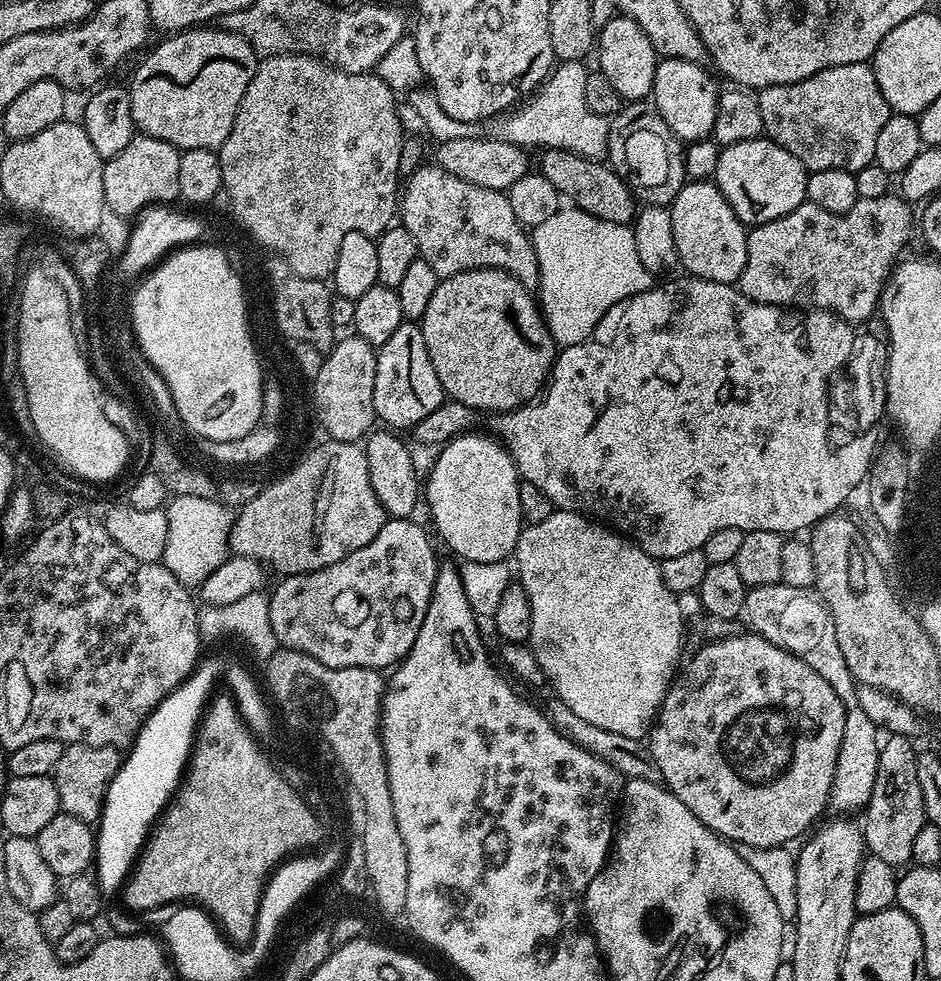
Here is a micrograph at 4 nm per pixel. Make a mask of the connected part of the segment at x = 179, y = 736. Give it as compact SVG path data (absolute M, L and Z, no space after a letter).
M207 658L201 659L195 672L151 712L144 729L136 735L130 751L123 757L114 782L110 782L104 814L98 821L94 876L101 893L108 894L116 887L117 891L127 881L150 829L177 791L194 747L198 721L213 695L216 679L223 672L222 665Z

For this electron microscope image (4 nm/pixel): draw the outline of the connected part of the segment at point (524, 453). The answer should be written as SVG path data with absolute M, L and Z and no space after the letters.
M683 278L684 280L672 280L669 284L657 283L655 286L648 288L642 294L634 294L630 298L626 298L622 302L618 302L614 306L610 306L610 310L606 310L606 314L602 318L602 322L598 322L598 326L592 332L591 340L583 340L569 348L560 348L556 363L552 366L550 379L547 381L546 387L543 389L542 395L535 402L529 402L520 408L515 408L512 412L498 412L487 417L487 431L495 436L497 440L503 444L504 449L512 454L512 460L516 464L516 468L520 472L520 479L523 483L538 486L538 490L542 490L546 494L546 498L550 498L550 502L557 509L566 512L578 512L597 522L603 522L605 525L611 526L615 531L628 537L632 543L636 544L646 554L650 554L658 562L666 558L675 558L678 554L687 554L690 550L698 550L703 548L705 542L710 538L710 534L714 534L718 530L726 530L727 528L736 528L742 533L753 532L754 530L770 530L781 534L800 534L803 530L811 529L812 525L817 524L822 518L839 513L840 508L848 500L848 495L855 490L856 487L865 483L866 477L874 463L874 457L877 455L878 447L876 443L882 440L882 430L858 430L858 440L852 440L852 444L846 444L848 448L842 452L826 452L826 448L822 446L822 442L818 438L808 438L806 436L806 380L810 382L810 378L814 380L822 380L826 374L830 374L830 370L834 366L838 366L848 350L850 350L850 330L853 325L849 321L837 316L834 312L826 312L823 310L812 310L805 315L803 311L793 310L790 308L779 308L773 304L763 304L762 302L754 302L746 293L741 292L739 287L730 284L719 284L718 282L710 282L709 280L697 280L695 278Z

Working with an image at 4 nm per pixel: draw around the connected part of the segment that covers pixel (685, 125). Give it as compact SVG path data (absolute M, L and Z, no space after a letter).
M678 58L661 59L656 66L651 99L654 101L657 110L662 114L666 126L670 126L672 133L681 142L707 140L711 137L714 130L714 114L718 110L720 92L718 91L718 87L716 88L717 77L715 75L712 77L704 67L703 63L695 64L689 60L679 60Z

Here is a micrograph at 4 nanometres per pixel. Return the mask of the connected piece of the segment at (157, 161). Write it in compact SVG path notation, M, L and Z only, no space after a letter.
M143 134L133 136L130 146L126 146L122 154L111 156L104 165L102 190L106 208L114 214L132 218L144 208L175 201L180 191L174 162L179 160L180 154L181 149L175 148L170 142L162 142L162 138Z

